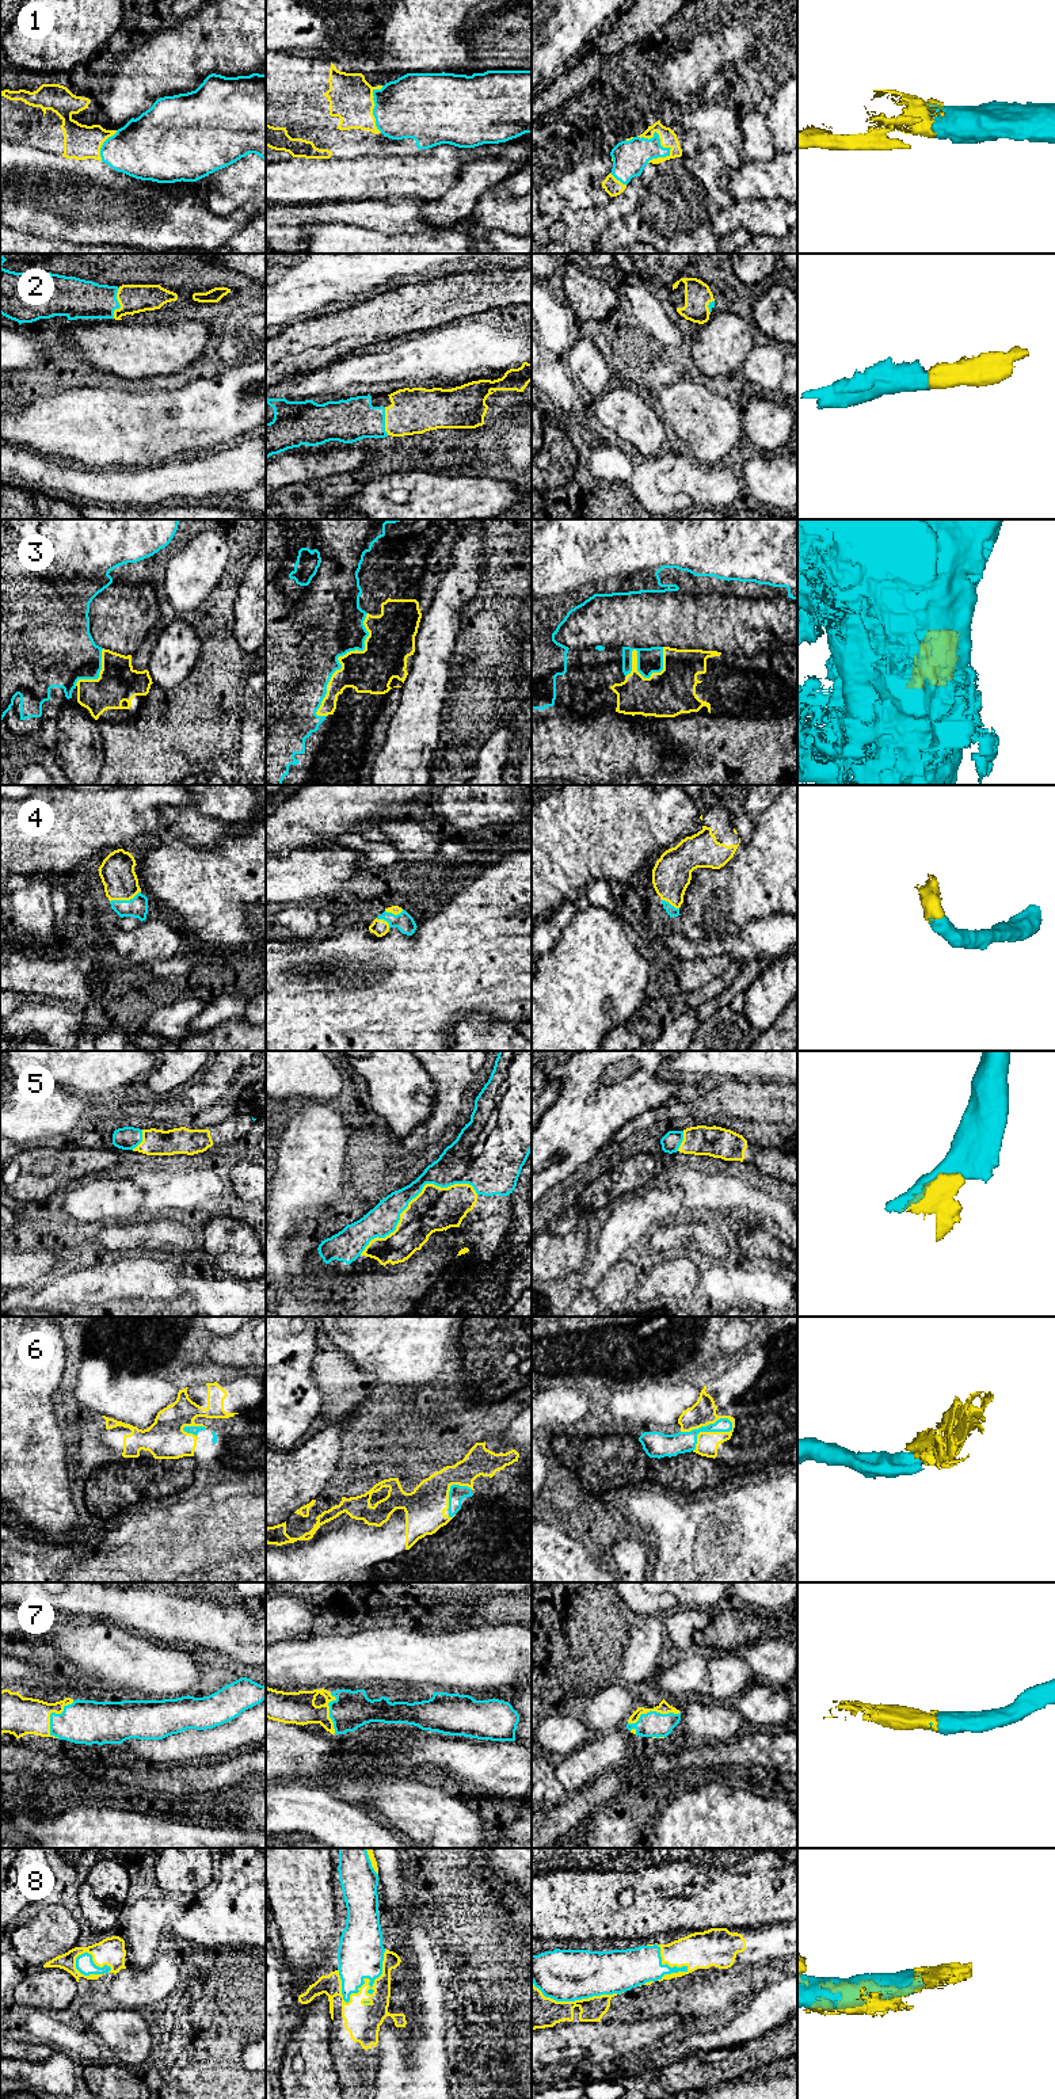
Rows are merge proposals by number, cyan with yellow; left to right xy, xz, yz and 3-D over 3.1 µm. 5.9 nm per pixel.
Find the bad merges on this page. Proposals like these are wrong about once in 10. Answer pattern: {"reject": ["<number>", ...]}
{"reject": ["3"]}

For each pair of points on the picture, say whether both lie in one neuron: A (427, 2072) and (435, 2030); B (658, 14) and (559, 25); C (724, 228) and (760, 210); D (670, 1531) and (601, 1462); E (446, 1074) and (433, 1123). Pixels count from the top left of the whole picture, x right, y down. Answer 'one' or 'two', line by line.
A: one
B: two
C: one
D: two
E: one

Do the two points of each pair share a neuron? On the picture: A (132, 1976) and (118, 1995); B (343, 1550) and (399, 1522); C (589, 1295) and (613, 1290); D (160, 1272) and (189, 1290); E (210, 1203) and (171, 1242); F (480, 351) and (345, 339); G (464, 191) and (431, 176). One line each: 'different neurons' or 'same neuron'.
A: different neurons
B: same neuron
C: same neuron
D: different neurons
E: different neurons
F: different neurons
G: different neurons

